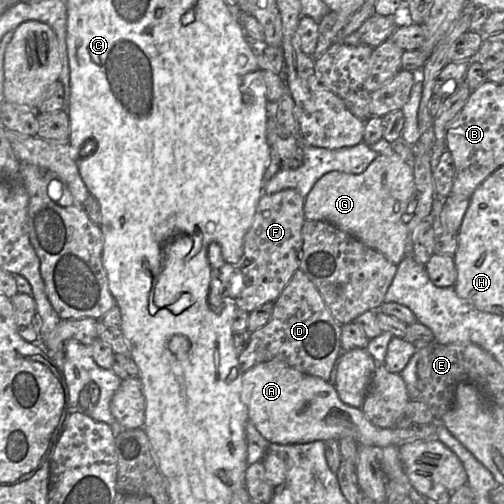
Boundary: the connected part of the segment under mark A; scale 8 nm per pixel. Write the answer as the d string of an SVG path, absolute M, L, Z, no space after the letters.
M278 359L259 363L243 373L241 400L247 407L249 421L269 443L304 444L350 437L358 445L400 447L419 440L437 439L436 423L411 428L373 425L361 408L341 401L332 383L305 374Z

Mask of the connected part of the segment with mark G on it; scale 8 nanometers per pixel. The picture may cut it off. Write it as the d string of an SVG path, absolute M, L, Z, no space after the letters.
M395 152L379 155L360 174L331 171L323 175L305 197L304 217L334 224L398 265L405 256L413 185L412 164Z

